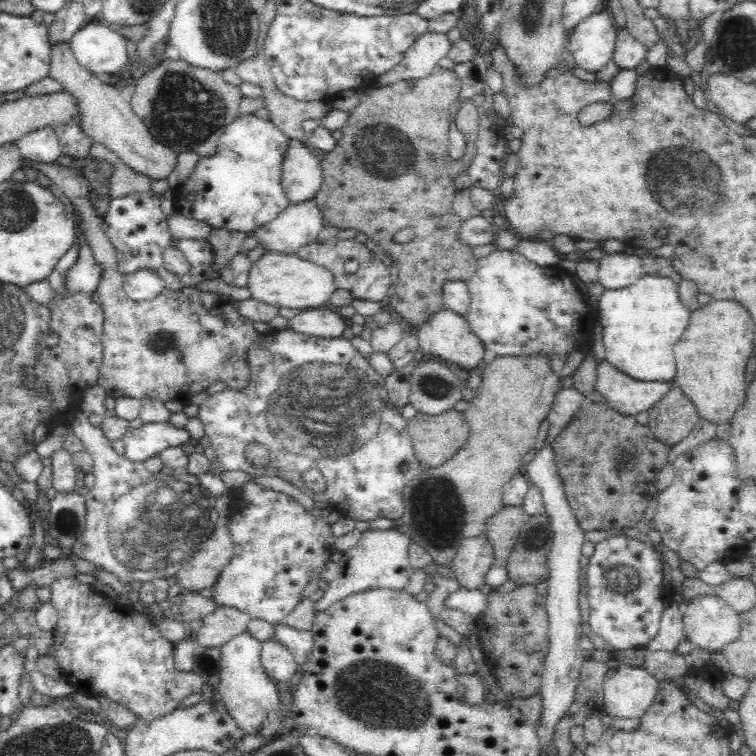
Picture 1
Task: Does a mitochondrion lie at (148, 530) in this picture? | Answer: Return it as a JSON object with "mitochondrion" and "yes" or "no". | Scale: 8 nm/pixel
{"mitochondrion":"yes"}

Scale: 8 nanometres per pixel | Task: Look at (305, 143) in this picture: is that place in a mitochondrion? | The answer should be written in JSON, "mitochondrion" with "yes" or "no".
{"mitochondrion":"no"}

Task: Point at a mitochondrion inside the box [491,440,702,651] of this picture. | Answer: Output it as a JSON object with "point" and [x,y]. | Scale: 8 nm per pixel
{"point":[622,578]}

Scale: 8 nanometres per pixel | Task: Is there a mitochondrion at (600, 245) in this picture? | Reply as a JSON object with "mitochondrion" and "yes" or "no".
{"mitochondrion":"no"}

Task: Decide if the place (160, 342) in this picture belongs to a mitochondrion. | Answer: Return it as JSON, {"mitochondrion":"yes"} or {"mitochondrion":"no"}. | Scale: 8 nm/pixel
{"mitochondrion":"yes"}

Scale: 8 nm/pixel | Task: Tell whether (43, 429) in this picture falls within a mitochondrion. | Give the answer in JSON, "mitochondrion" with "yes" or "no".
{"mitochondrion":"no"}

